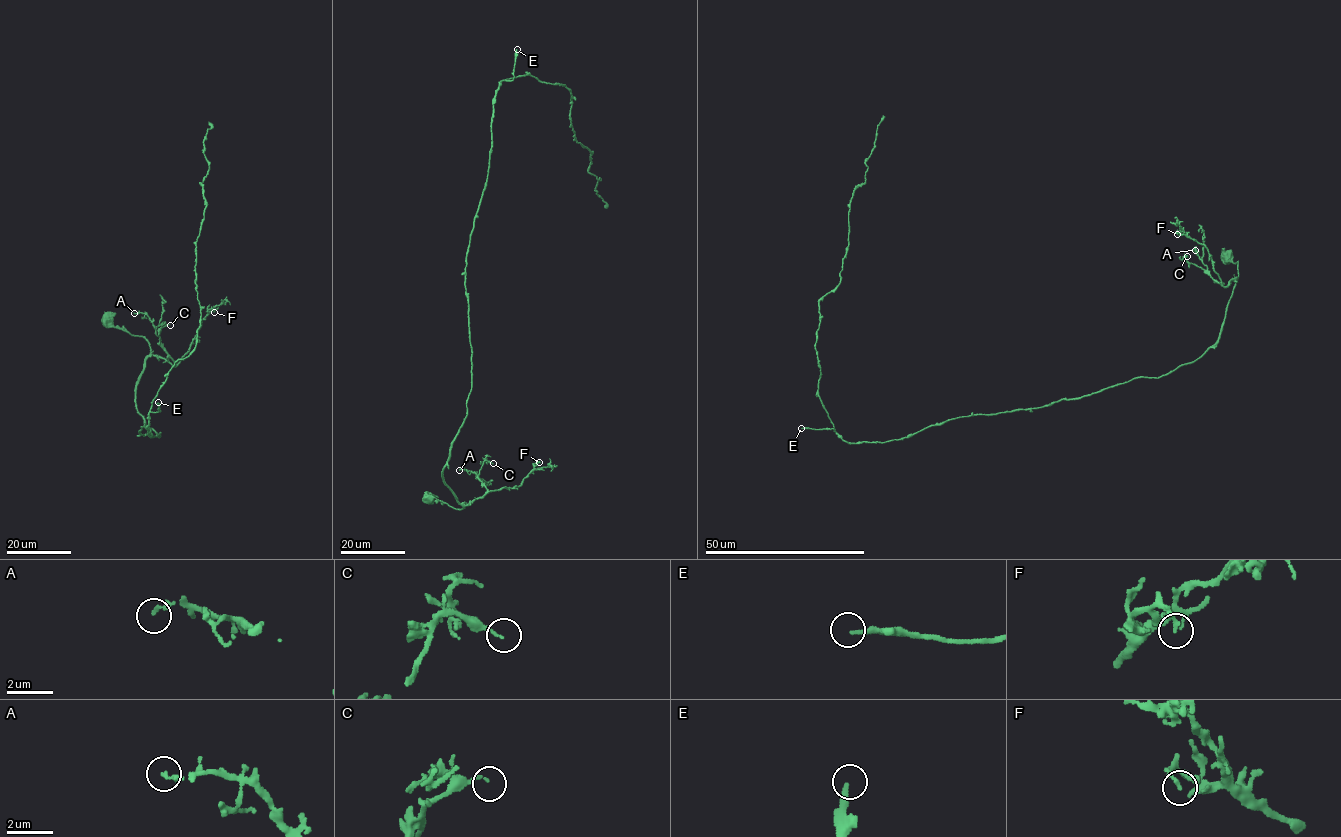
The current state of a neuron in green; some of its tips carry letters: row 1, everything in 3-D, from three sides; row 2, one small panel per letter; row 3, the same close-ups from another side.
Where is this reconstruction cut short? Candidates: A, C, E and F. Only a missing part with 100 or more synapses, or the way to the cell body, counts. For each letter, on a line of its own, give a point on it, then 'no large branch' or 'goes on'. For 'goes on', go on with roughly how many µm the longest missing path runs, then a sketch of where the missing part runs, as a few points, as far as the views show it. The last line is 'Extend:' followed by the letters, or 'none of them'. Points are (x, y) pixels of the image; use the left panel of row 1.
A: (134, 313) | no large branch
C: (170, 325) | no large branch
E: (158, 402) | goes on | 110 µm
F: (214, 312) | no large branch
Extend: E

